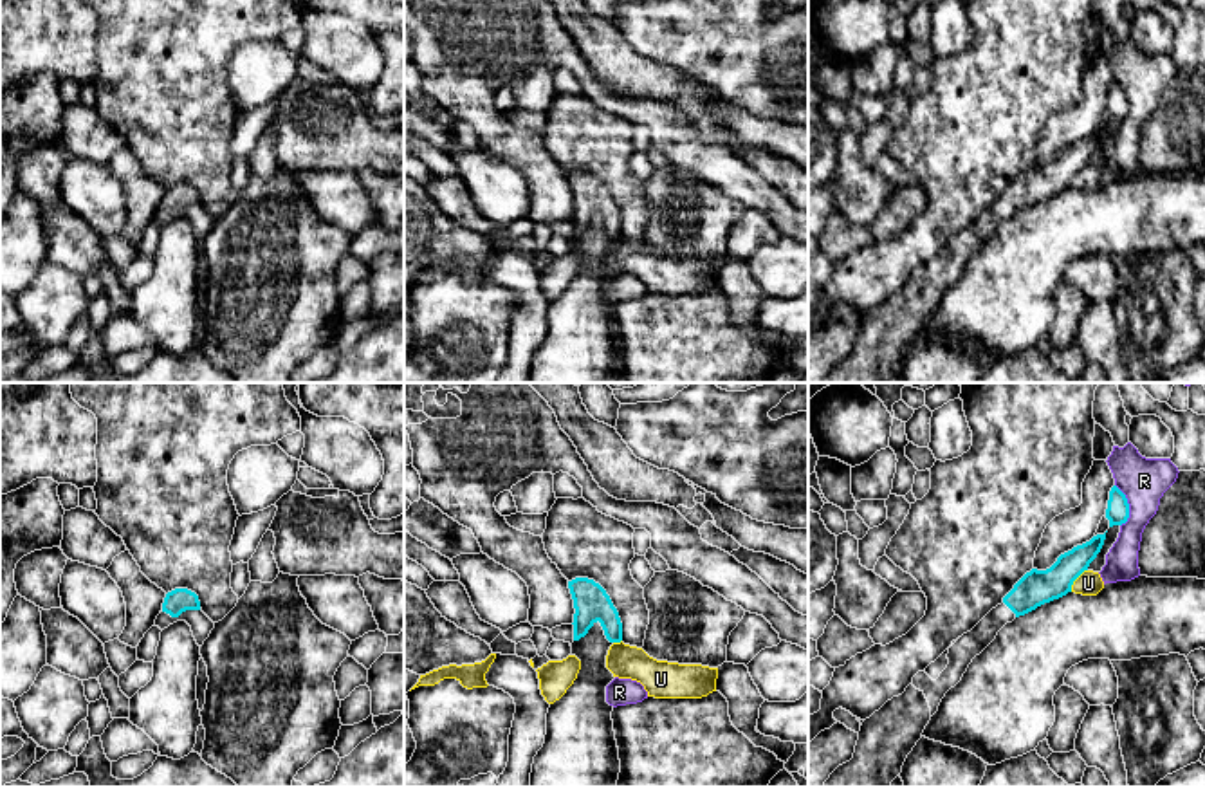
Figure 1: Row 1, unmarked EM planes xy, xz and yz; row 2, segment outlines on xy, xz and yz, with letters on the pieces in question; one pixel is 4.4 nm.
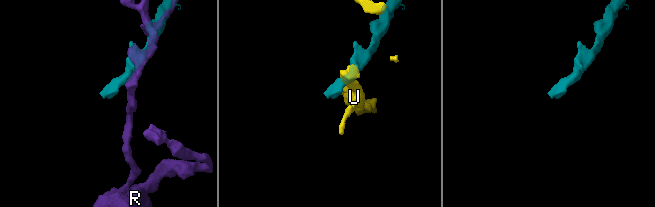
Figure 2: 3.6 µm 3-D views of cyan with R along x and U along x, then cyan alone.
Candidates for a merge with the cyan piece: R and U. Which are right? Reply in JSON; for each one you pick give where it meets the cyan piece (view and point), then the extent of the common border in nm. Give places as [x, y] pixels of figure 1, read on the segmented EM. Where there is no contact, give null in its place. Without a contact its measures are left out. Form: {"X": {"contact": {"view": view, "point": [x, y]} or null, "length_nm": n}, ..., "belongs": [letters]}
{"belongs": []}

